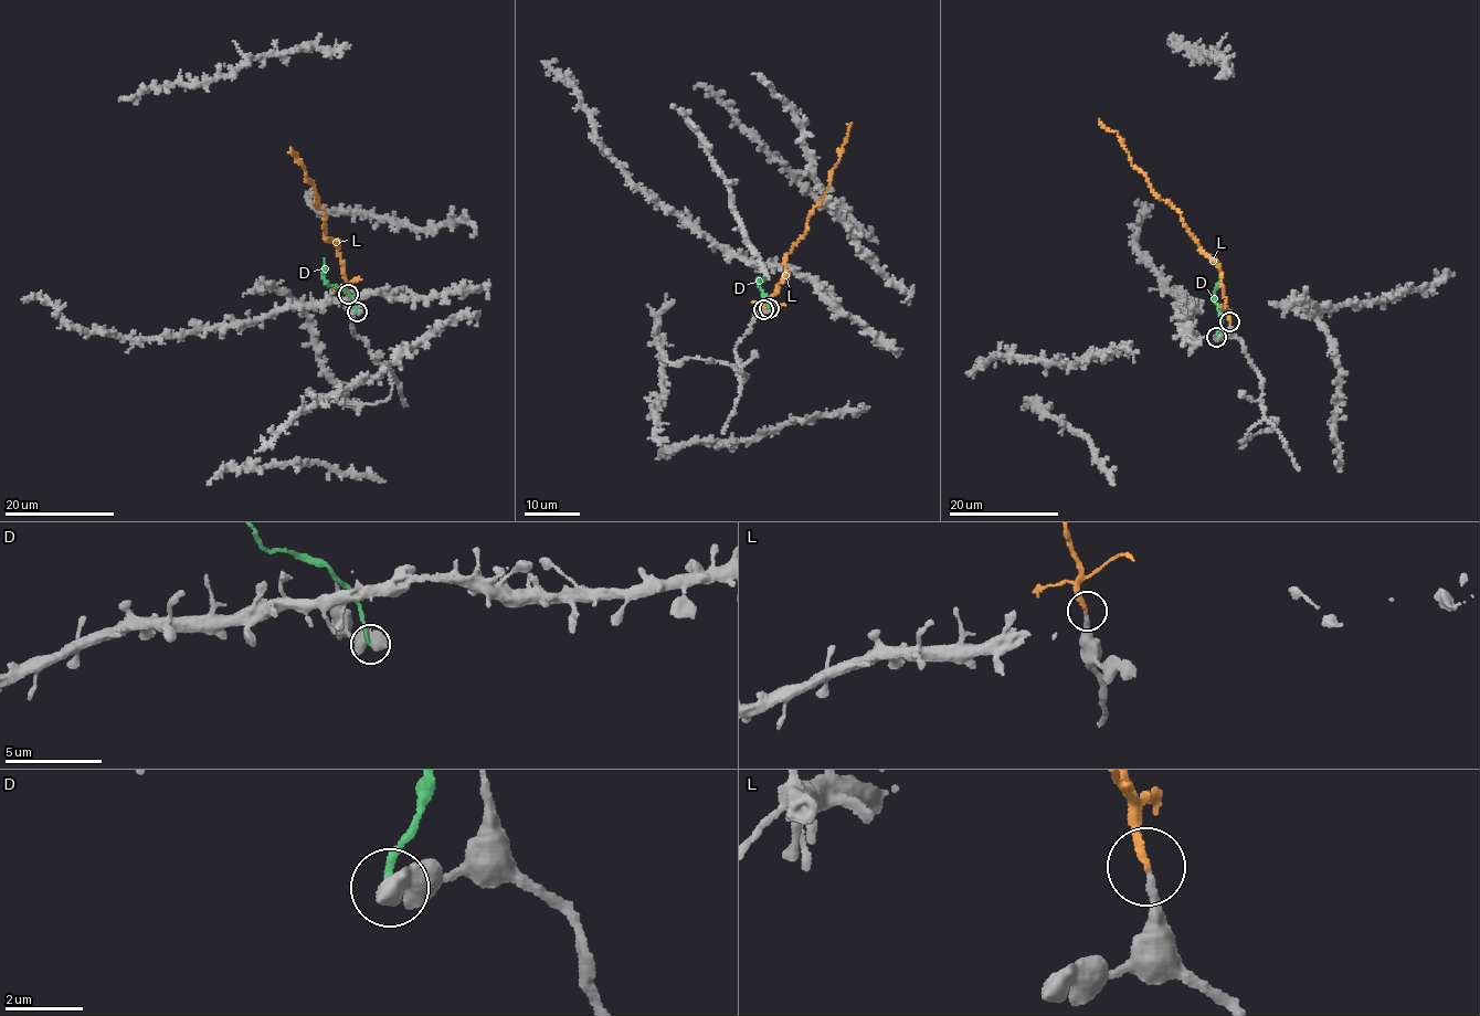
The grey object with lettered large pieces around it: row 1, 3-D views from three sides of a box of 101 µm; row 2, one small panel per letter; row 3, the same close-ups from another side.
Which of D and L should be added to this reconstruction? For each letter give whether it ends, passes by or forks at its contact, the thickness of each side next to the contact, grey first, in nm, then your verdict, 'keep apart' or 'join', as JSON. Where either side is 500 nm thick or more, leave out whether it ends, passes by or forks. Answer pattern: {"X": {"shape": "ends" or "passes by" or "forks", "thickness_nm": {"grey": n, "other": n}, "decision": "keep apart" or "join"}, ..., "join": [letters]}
{"D": {"thickness_nm": {"grey": 700, "other": 190}, "decision": "keep apart"}, "L": {"shape": "ends", "thickness_nm": {"grey": 190, "other": 190}, "decision": "join"}, "join": ["L"]}

